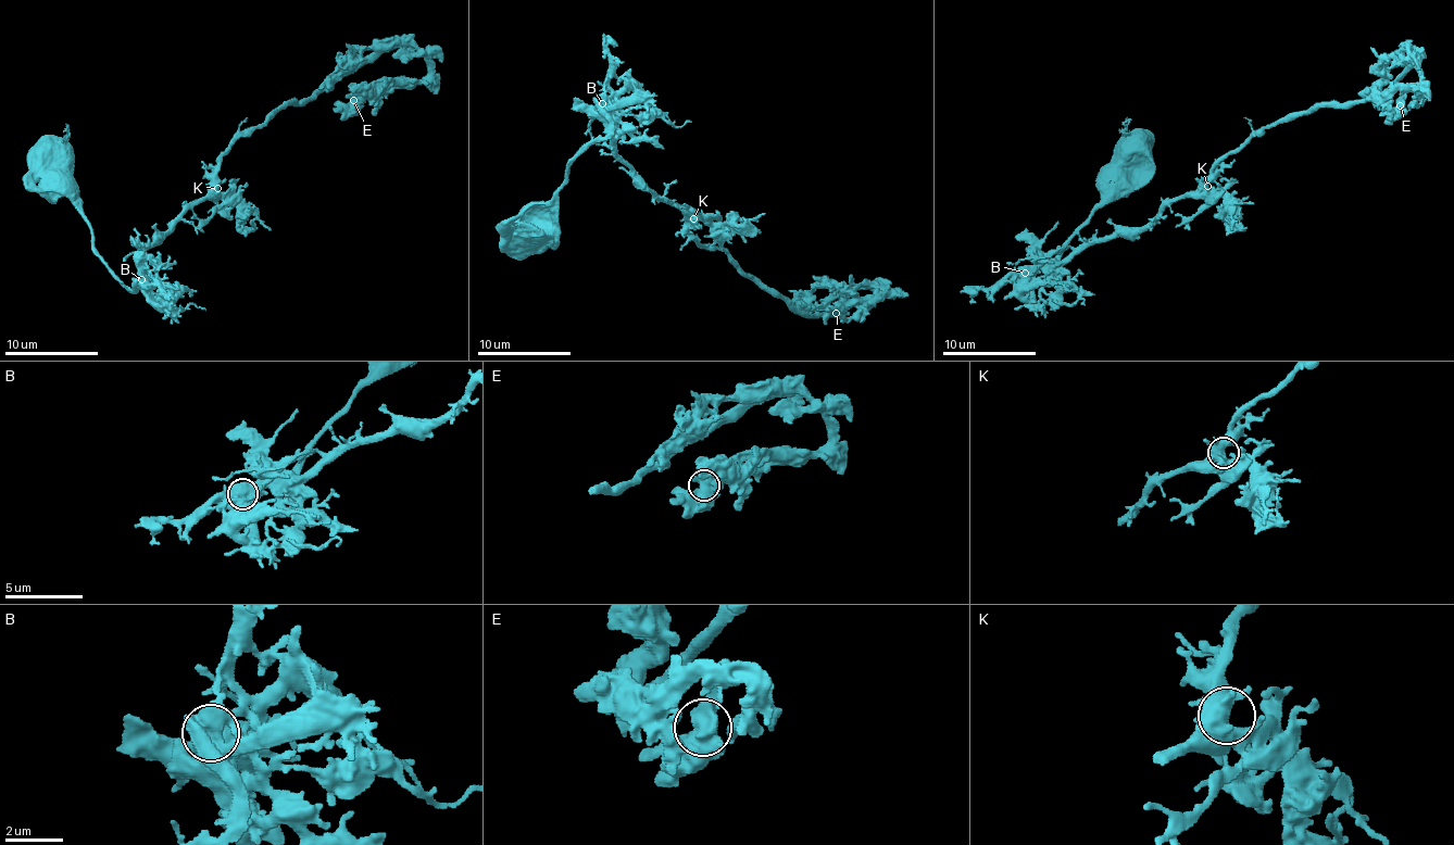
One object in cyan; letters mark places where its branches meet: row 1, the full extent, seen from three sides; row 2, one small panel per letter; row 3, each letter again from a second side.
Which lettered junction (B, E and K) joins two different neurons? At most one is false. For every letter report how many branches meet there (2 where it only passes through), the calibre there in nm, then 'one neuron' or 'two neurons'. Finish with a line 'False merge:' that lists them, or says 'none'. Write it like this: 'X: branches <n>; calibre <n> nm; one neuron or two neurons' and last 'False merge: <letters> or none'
B: branches 5; calibre 650 nm; one neuron
E: branches 5; calibre 650 nm; one neuron
K: branches 7; calibre 600 nm; one neuron
False merge: none

